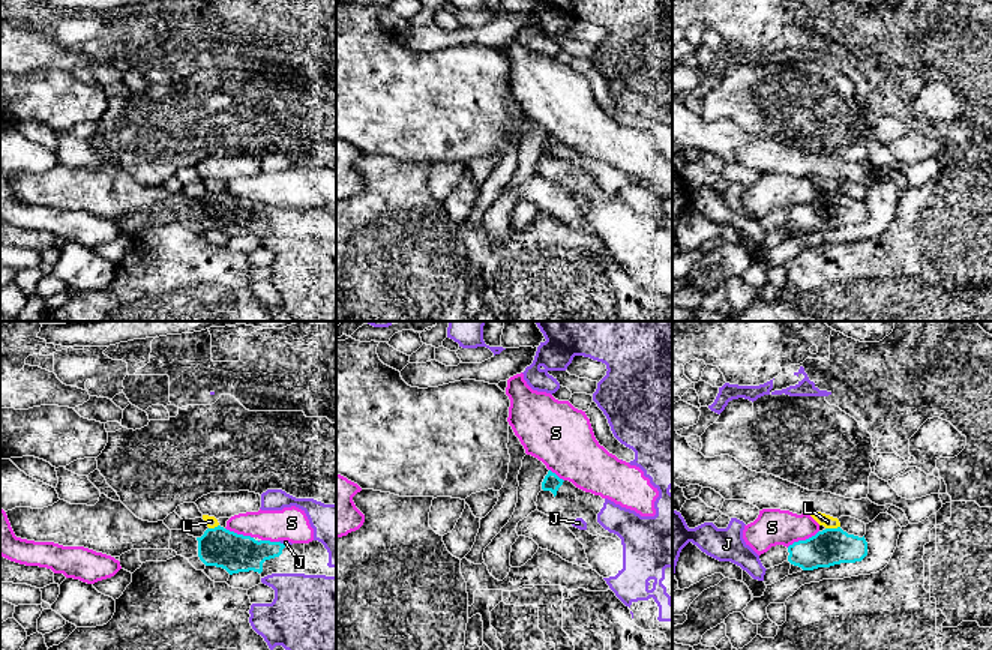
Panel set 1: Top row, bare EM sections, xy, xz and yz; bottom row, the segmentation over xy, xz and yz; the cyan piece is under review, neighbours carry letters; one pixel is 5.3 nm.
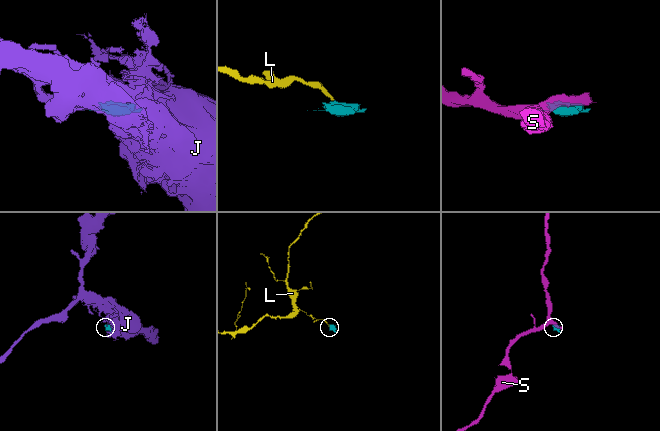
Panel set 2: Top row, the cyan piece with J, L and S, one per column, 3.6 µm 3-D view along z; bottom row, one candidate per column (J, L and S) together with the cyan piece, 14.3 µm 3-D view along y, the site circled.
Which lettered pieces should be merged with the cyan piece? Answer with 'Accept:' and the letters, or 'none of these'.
Accept: none of these

